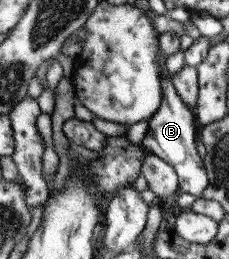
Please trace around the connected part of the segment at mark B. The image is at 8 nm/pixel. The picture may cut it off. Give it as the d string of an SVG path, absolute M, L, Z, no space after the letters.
M161 53L157 58L159 63L159 84L161 98L157 110L150 116L147 125L147 133L142 138L141 146L146 154L158 156L169 166L173 167L178 178L178 192L187 193L201 199L201 194L207 186L207 175L202 160L195 151L197 143L198 126L194 124L192 113L186 104L177 96L176 90L172 85L170 74L165 68L166 56Z

